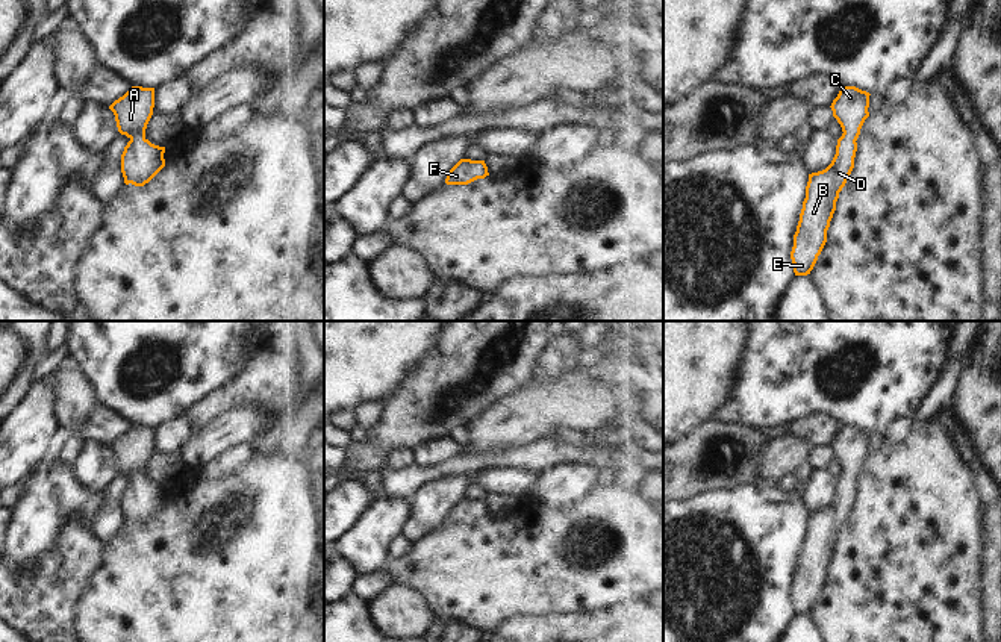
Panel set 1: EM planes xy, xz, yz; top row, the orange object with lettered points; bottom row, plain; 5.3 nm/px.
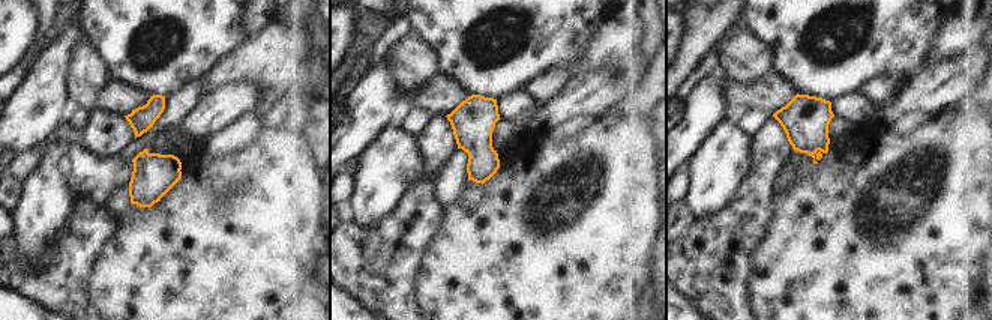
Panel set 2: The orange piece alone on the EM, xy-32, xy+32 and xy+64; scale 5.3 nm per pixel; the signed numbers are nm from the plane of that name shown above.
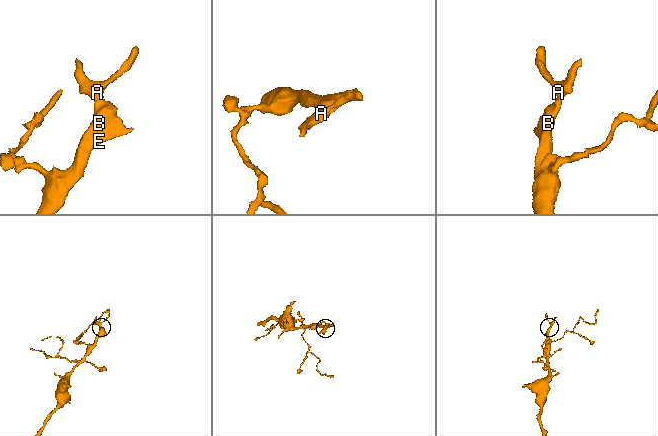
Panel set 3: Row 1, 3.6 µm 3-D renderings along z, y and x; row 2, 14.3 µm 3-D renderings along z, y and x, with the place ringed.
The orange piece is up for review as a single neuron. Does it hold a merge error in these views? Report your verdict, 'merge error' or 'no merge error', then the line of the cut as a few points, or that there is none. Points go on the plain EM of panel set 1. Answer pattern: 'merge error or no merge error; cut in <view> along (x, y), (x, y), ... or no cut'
no merge error; no cut

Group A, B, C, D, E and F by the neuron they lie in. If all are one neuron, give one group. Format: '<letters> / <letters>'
A B C D E F

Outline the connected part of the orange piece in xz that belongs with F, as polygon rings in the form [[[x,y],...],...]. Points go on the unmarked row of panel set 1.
[[[460,498],[447,513],[447,524],[468,524],[489,515],[485,500]]]

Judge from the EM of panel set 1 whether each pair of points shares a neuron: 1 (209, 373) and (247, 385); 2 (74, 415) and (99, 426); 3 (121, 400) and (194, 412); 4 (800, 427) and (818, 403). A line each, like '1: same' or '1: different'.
1: different
2: different
3: different
4: different

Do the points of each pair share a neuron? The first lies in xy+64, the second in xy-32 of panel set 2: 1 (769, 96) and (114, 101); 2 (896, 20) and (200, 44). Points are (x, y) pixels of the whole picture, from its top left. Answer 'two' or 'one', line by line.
1: one
2: one

